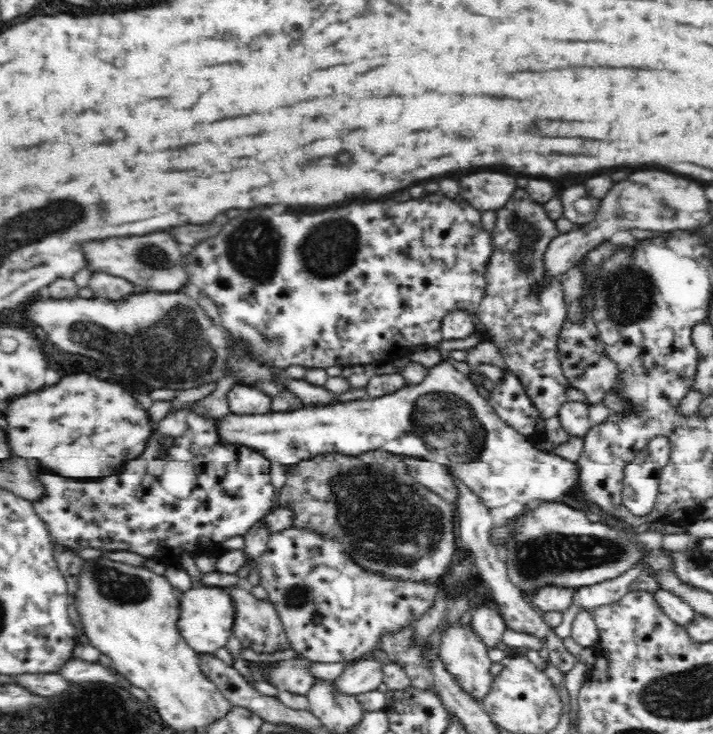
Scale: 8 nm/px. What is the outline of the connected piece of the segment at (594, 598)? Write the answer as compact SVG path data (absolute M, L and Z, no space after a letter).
M642 561L636 563L630 570L622 572L616 578L575 588L570 607L564 610L561 624L553 628L553 631L562 639L570 637L573 620L582 609L592 612L600 606L610 606L614 602L620 602L624 596L628 596L629 592L632 591L630 584L634 584L644 571L645 564Z

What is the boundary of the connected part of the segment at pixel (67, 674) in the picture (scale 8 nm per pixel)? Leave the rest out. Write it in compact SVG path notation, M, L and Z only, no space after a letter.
M70 659L59 668L59 673L72 683L101 682L118 684L116 670L104 668L100 662L86 662L81 659Z

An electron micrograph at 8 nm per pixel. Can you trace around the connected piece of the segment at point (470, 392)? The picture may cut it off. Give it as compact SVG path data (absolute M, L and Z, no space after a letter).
M445 359L434 366L434 368L428 369L428 376L424 378L424 382L420 385L407 385L401 390L394 393L387 393L386 396L382 396L376 399L370 399L365 397L346 403L334 403L332 405L308 405L301 409L294 409L293 411L278 411L278 412L266 412L266 413L246 413L238 414L234 412L228 412L226 416L220 416L214 419L215 430L218 431L218 440L222 443L239 444L247 448L254 448L258 453L261 453L266 459L267 463L270 461L278 462L282 466L290 466L297 464L302 460L309 460L317 455L326 455L329 453L338 452L346 456L359 456L360 454L368 453L370 450L380 449L394 455L406 455L406 457L418 457L424 460L430 460L432 462L438 462L448 469L452 469L452 473L459 476L462 482L475 492L481 499L482 502L489 508L493 509L498 506L508 505L512 501L517 501L522 505L528 504L529 506L536 506L542 502L557 502L557 503L574 503L570 500L571 490L576 486L578 482L578 466L556 454L540 452L534 448L534 442L532 439L524 436L517 429L512 428L506 421L502 420L497 412L494 410L493 405L489 404L488 398L482 398L476 391L474 384L469 380L468 377L461 374L454 366L450 365Z

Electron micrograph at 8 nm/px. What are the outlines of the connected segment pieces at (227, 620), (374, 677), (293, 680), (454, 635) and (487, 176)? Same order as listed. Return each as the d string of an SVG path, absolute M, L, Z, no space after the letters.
M193 586L190 590L180 592L178 606L178 634L197 653L215 653L225 647L232 634L234 622L234 606L230 596L221 587Z
M370 654L346 666L344 672L336 678L337 688L354 695L370 692L380 686L383 676L383 660Z
M306 656L296 660L278 660L278 662L248 661L248 668L262 675L263 680L274 685L278 692L288 690L294 694L306 694L310 684L314 684L313 661Z
M459 620L448 624L440 632L437 649L446 670L455 676L456 682L476 700L482 701L492 684L493 675L490 673L490 667L493 662L488 657L488 648L480 641L480 637L472 632L471 625L462 626Z
M474 172L462 176L458 182L460 196L466 196L474 208L482 211L502 208L516 188L516 180L502 172Z

